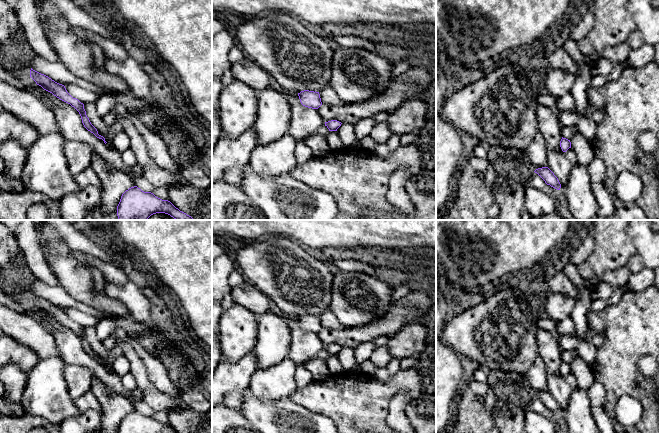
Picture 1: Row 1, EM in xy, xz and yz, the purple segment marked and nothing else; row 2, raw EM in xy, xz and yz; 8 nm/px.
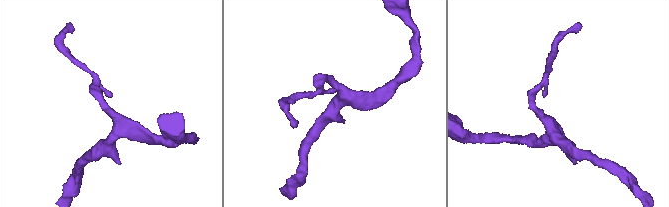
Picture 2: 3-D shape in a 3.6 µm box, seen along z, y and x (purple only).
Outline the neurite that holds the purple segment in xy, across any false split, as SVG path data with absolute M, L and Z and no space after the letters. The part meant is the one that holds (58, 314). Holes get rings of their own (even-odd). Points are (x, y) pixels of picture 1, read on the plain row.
M31 292L30 294L30 301L36 306L37 309L41 310L44 314L52 317L54 320L59 322L60 324L70 328L72 331L74 331L80 338L82 347L84 351L93 357L97 362L102 363L104 367L105 362L98 358L97 353L91 348L89 342L86 339L86 335L84 333L84 328L81 327L78 323L73 322L66 314L65 310L62 308L59 308L49 302L48 300L41 298Z

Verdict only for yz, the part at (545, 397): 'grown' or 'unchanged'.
unchanged

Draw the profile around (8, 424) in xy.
M0 412L0 433L28 433L35 427L42 427L48 433L61 433L61 426L50 423L47 419L24 413L15 417L9 413Z

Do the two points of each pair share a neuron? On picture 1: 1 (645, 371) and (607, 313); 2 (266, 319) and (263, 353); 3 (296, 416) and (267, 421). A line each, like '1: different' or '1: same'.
1: different
2: same
3: same

